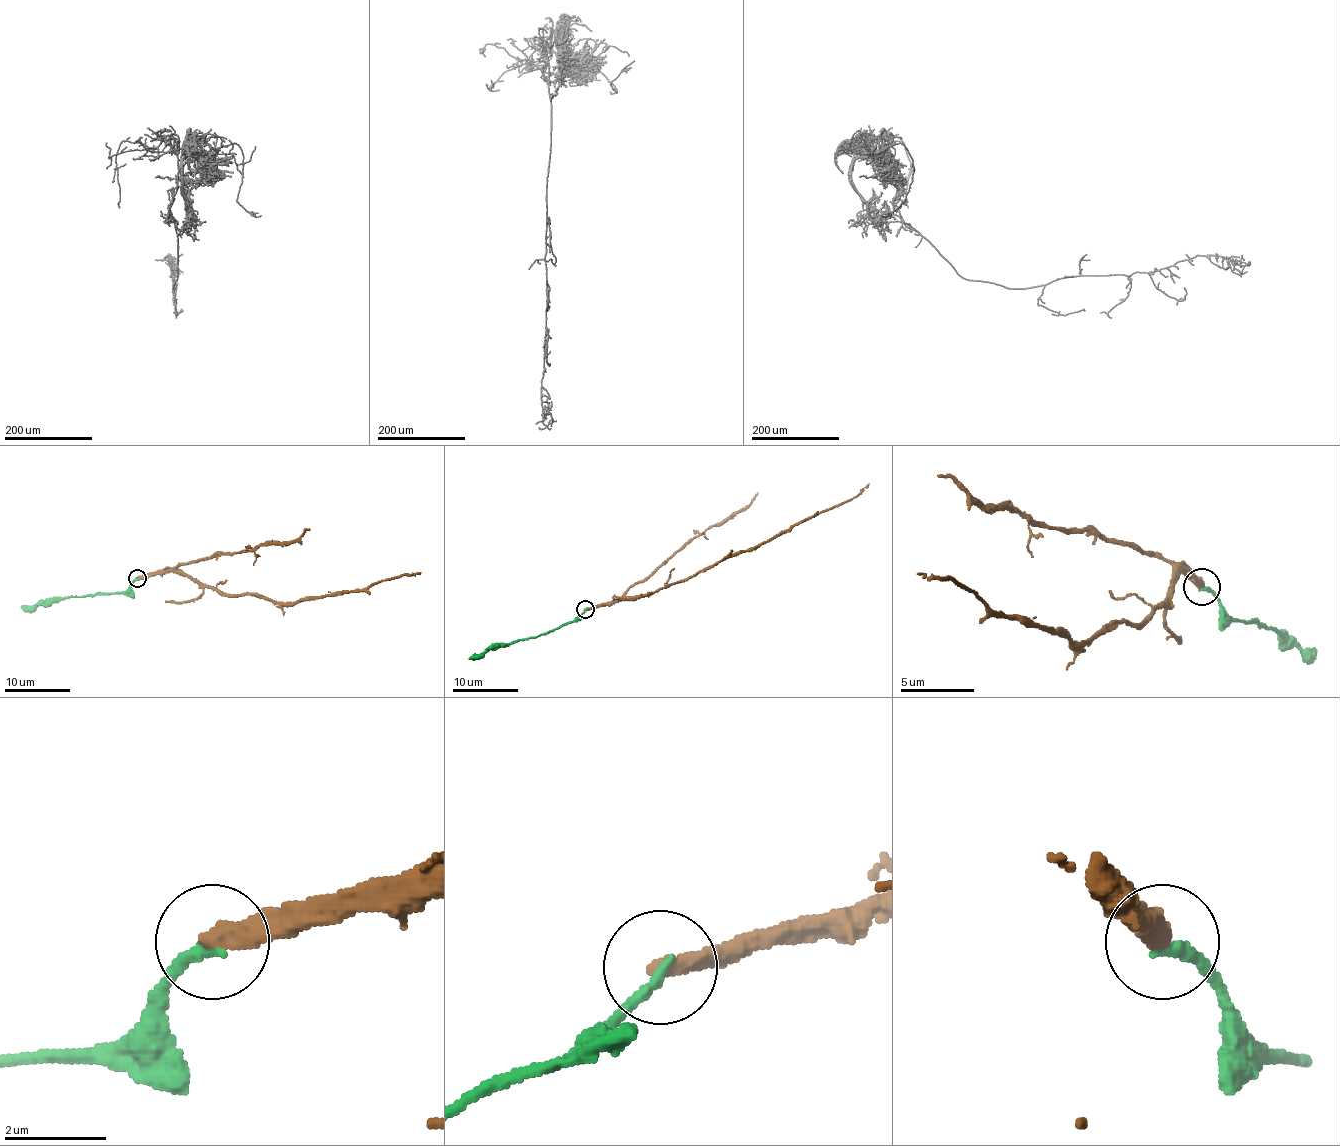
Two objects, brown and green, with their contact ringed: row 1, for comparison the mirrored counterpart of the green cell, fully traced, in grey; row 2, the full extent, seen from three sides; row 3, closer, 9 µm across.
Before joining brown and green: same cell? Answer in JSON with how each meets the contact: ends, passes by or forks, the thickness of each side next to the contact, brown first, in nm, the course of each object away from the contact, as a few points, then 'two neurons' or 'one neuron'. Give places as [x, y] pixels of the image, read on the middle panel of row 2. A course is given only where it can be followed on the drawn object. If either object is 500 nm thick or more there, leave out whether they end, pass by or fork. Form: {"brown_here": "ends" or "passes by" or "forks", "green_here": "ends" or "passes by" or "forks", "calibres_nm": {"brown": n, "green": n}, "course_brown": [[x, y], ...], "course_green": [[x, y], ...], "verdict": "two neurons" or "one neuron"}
{"brown_here": "ends", "green_here": "ends", "calibres_nm": {"brown": 420, "green": 240}, "course_brown": [[586, 609], [628, 600], [703, 572], [728, 557], [752, 551], [822, 512], [849, 502], [868, 484]], "course_green": [[586, 609], [573, 623], [564, 623], [533, 637], [493, 644], [468, 658]], "verdict": "two neurons"}

